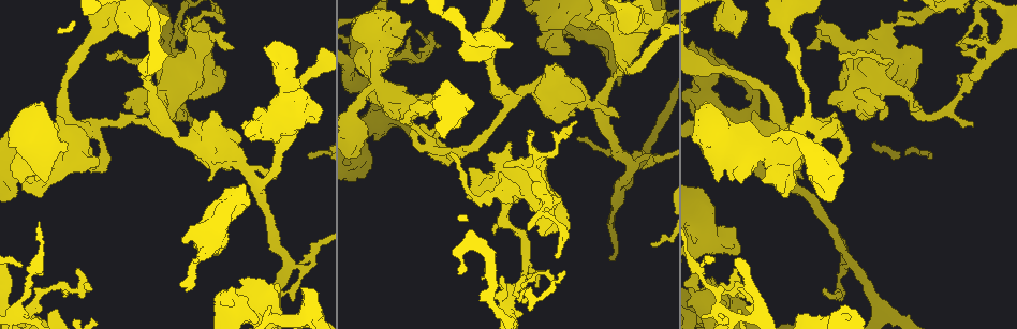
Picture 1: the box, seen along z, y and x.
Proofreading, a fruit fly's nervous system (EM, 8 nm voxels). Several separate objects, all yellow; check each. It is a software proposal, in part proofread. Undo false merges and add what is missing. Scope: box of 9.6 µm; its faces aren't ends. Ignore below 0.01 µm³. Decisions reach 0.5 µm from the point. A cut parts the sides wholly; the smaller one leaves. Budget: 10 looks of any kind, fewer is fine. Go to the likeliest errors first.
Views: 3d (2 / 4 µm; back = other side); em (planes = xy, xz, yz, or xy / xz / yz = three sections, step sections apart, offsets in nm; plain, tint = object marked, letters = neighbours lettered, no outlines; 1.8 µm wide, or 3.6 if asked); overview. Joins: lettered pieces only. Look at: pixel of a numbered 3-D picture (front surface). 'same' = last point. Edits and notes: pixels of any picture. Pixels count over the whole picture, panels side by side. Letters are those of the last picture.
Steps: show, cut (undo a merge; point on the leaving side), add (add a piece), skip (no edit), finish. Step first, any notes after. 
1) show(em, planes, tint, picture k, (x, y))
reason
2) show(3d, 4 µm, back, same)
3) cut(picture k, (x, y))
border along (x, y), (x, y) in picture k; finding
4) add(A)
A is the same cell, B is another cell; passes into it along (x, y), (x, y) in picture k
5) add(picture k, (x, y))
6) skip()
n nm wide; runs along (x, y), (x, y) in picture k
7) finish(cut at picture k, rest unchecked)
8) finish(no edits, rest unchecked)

show(em, xy, step 4, letters, picture 1, (234, 306))
abrupt turn

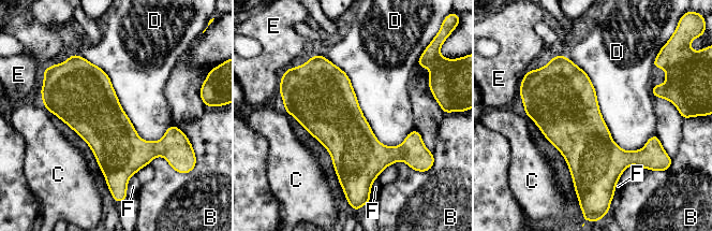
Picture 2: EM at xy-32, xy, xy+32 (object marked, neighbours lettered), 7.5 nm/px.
skip()
B, C, D, E and F are other cells; one neuron here

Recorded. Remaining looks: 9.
show(em, 3.6 µm, xz, step 8, tint, picture 1, (890, 56))
sharp bend

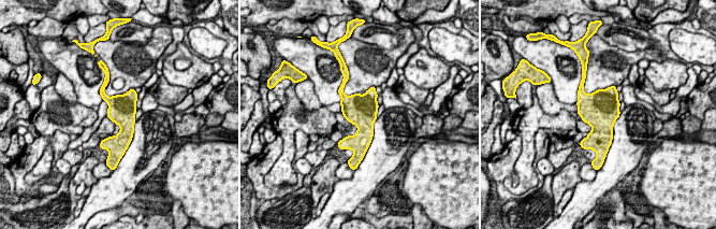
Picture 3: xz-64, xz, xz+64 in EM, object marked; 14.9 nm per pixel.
show(em, 3.6 µm, planes, tint, same)
cut it another way

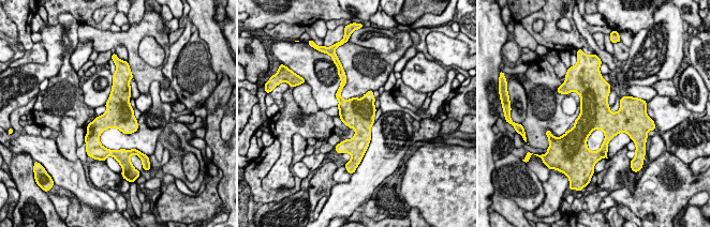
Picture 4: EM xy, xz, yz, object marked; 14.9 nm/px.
show(em, 3.6 µm, planes, letters, same)
what lies round it

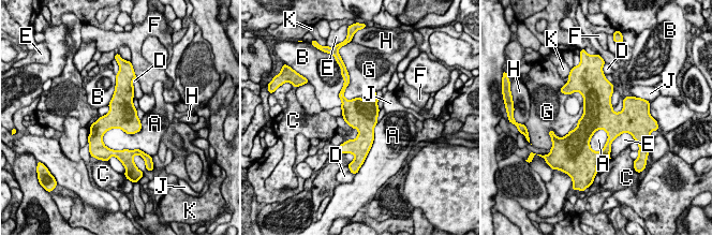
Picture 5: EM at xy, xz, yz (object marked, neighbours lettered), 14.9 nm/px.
skip()
A, B, C, D, E, F, G, H, J and K are other cells; border along (141, 120), (103, 144) in picture 5; continuous, no second neuron

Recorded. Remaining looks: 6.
show(3d, 4 µm, picture 1, (250, 172))
branch point

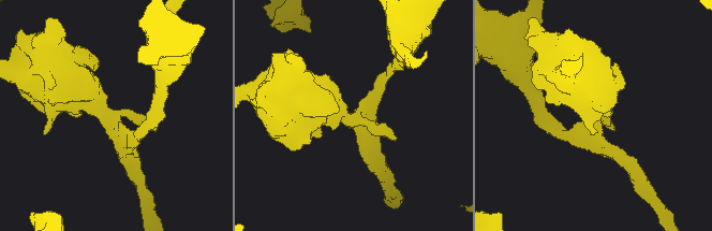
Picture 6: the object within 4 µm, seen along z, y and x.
show(em, yz, step 16, letters, picture 6, (351, 119))
shape alone is not enough

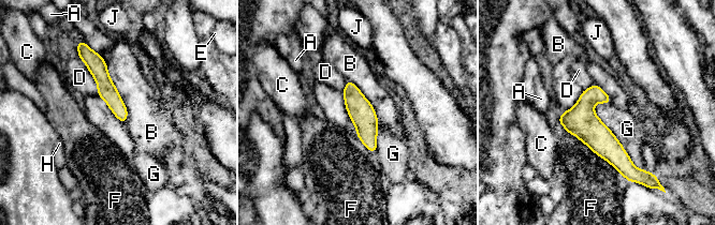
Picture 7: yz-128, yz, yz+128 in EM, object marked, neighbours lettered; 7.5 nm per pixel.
skip()
A, B, C, D, E, F, G, H and J are other cells; runs along (595, 87), (587, 126), (627, 166) in picture 7; one neuron here

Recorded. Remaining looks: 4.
show(3d, 4 µm, picture 1, (271, 113))
abrupt turn

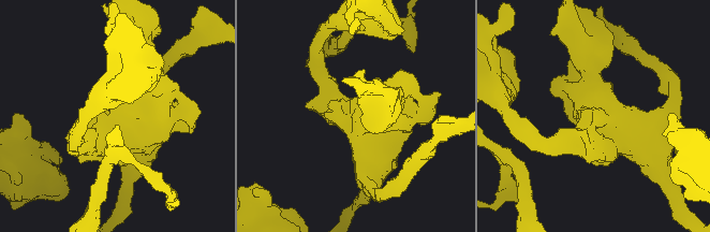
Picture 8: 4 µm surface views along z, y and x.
show(em, 3.6 µm, planes, letters, picture 8, (117, 116))
need the tissue

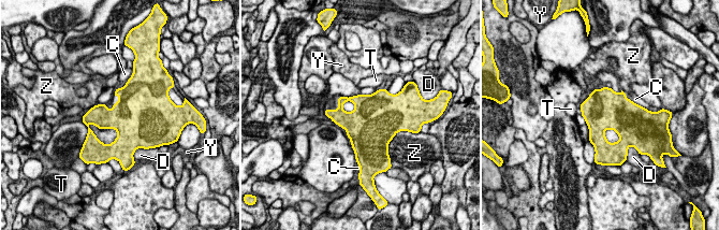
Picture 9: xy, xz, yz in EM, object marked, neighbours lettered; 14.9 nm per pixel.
skip()
C, D, T, Y and Z are other cells; border along (586, 123), (590, 141) in picture 9; continuous, no second neuron

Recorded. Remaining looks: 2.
finish(no edits, rest unchecked)

